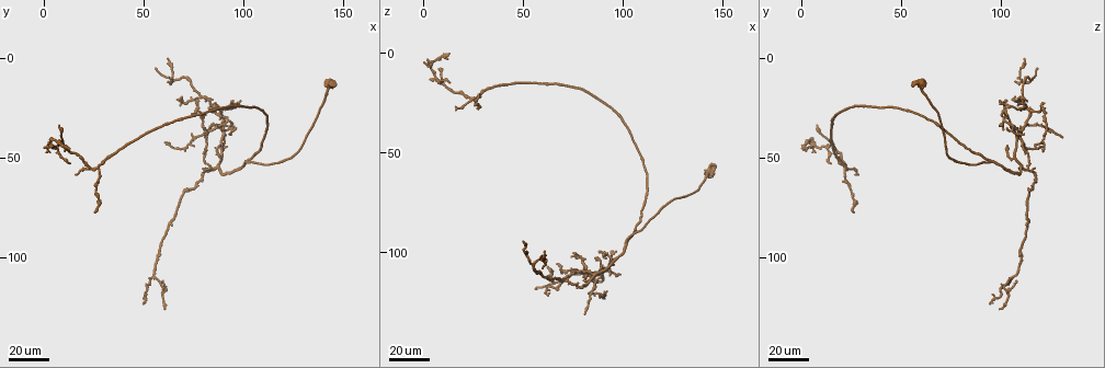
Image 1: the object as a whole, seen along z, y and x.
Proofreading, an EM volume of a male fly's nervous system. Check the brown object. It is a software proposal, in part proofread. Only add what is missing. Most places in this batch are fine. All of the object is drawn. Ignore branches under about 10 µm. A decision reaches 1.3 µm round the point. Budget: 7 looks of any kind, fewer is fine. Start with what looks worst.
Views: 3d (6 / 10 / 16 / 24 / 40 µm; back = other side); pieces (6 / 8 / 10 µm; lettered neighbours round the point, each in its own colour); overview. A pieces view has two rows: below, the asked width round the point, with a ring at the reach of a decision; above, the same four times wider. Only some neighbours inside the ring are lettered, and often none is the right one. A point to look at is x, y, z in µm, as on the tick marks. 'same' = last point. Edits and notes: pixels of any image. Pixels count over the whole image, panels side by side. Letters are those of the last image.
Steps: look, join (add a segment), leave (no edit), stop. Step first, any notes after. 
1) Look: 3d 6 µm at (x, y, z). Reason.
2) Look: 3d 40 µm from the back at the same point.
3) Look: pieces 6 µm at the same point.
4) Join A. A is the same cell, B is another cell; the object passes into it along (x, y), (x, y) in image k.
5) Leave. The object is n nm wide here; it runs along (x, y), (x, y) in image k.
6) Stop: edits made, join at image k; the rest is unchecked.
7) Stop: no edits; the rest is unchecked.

Look: 3d 40 µm at (81, 40, 131). Long arm stops here.

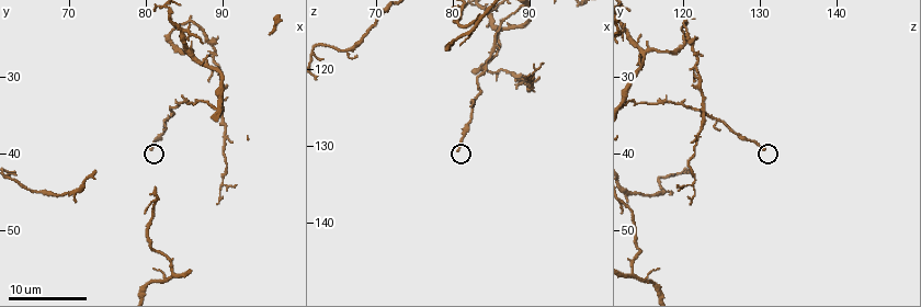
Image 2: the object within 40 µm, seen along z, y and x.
Look: 3d 6 µm at (81.0, 39.5, 130.5).

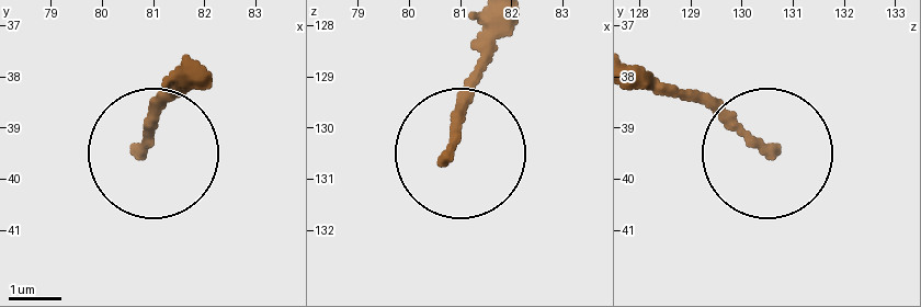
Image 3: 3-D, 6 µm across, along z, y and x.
Look: pieces 8 µm at (80.75, 39.50, 130.55). See the neighbours.

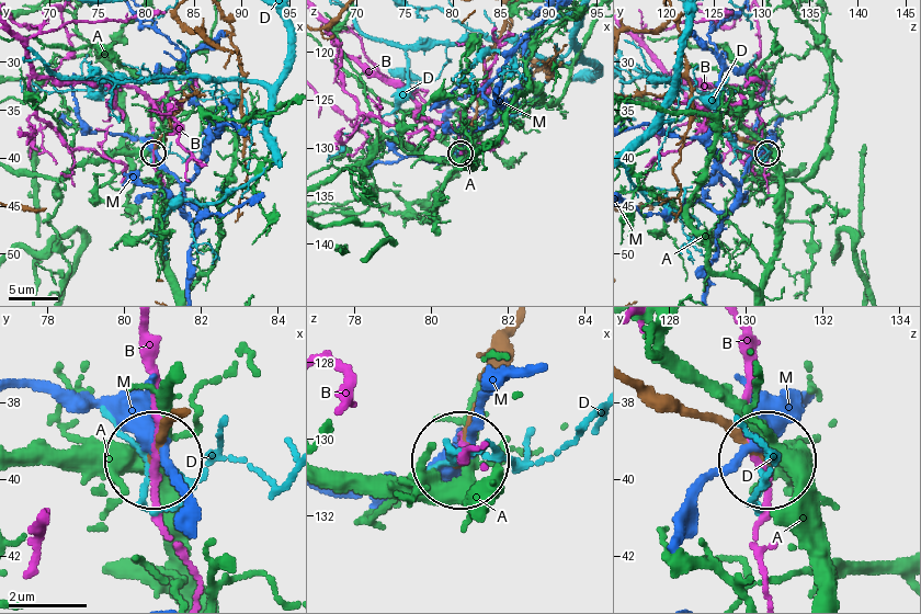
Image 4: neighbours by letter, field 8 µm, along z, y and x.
Leave. A, B, D and M are other cells; it runs along (635, 378), (724, 421), (759, 454) in image 4; none of them fits.

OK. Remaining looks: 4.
Look: 3d 24 µm at (76, 21, 103). End of a long branch.

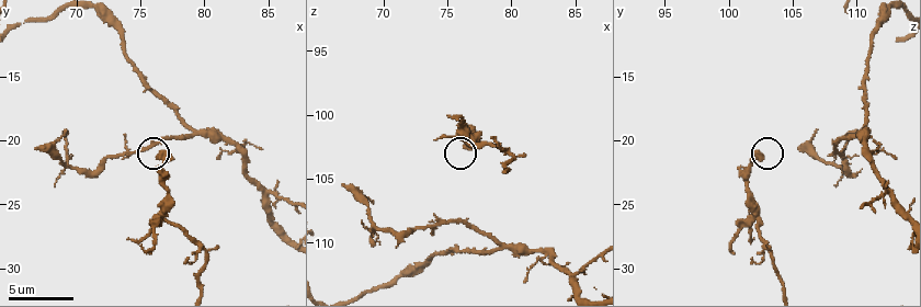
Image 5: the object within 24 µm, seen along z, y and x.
Look: pieces 10 µm at (76.4, 21.2, 102.4).

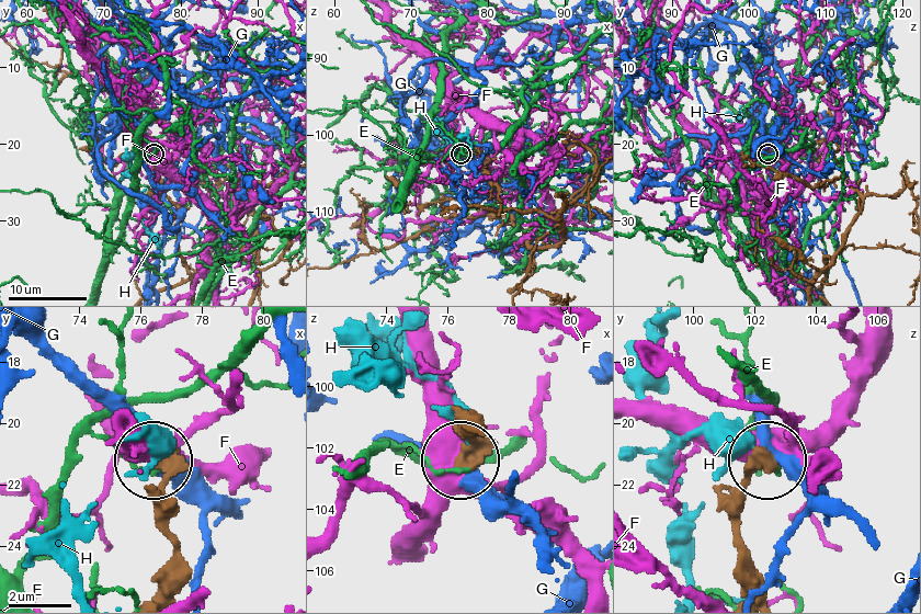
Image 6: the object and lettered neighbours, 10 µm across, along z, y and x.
Leave. E, F, G and H are other cells; none of them fits.

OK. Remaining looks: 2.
Look: 3d 40 µm at (50, 123, 93). An open end.

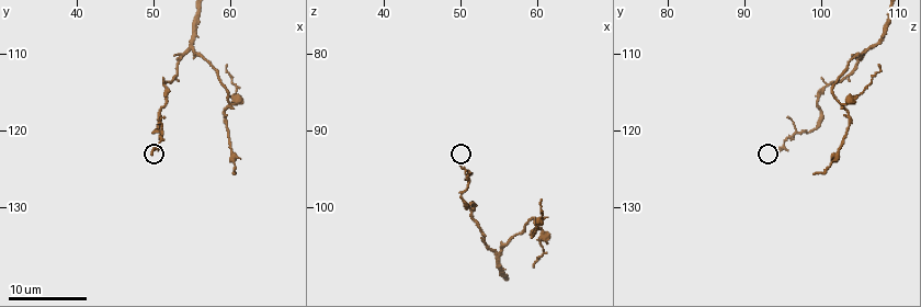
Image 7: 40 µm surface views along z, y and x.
Look: pieces 6 µm at (50.0, 123.0, 94.5).

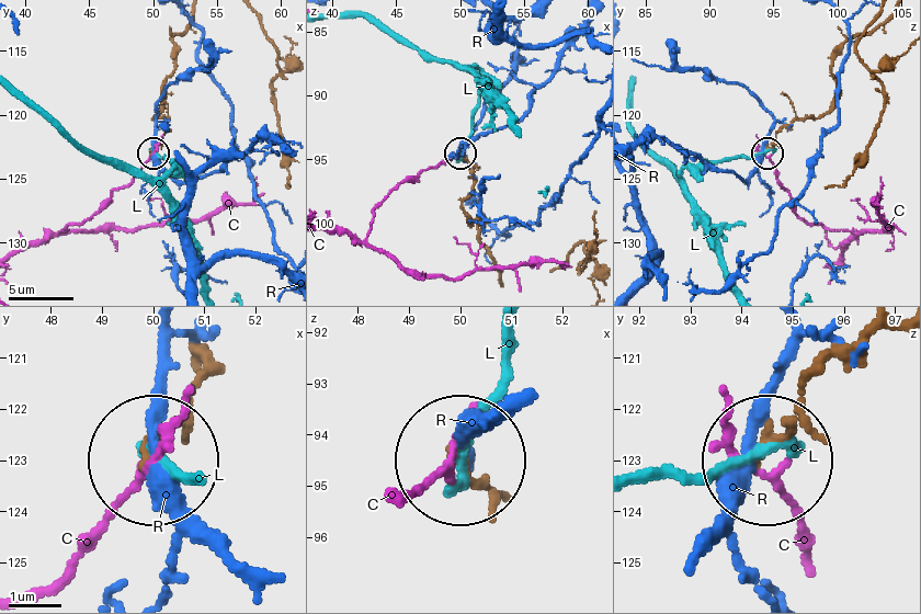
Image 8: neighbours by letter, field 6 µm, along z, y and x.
Leave. C, L and R are other cells; it runs along (208, 353), (200, 388), (147, 450) in image 8; none of them fits.

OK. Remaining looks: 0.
Stop: no edits; the rest is unchecked.

